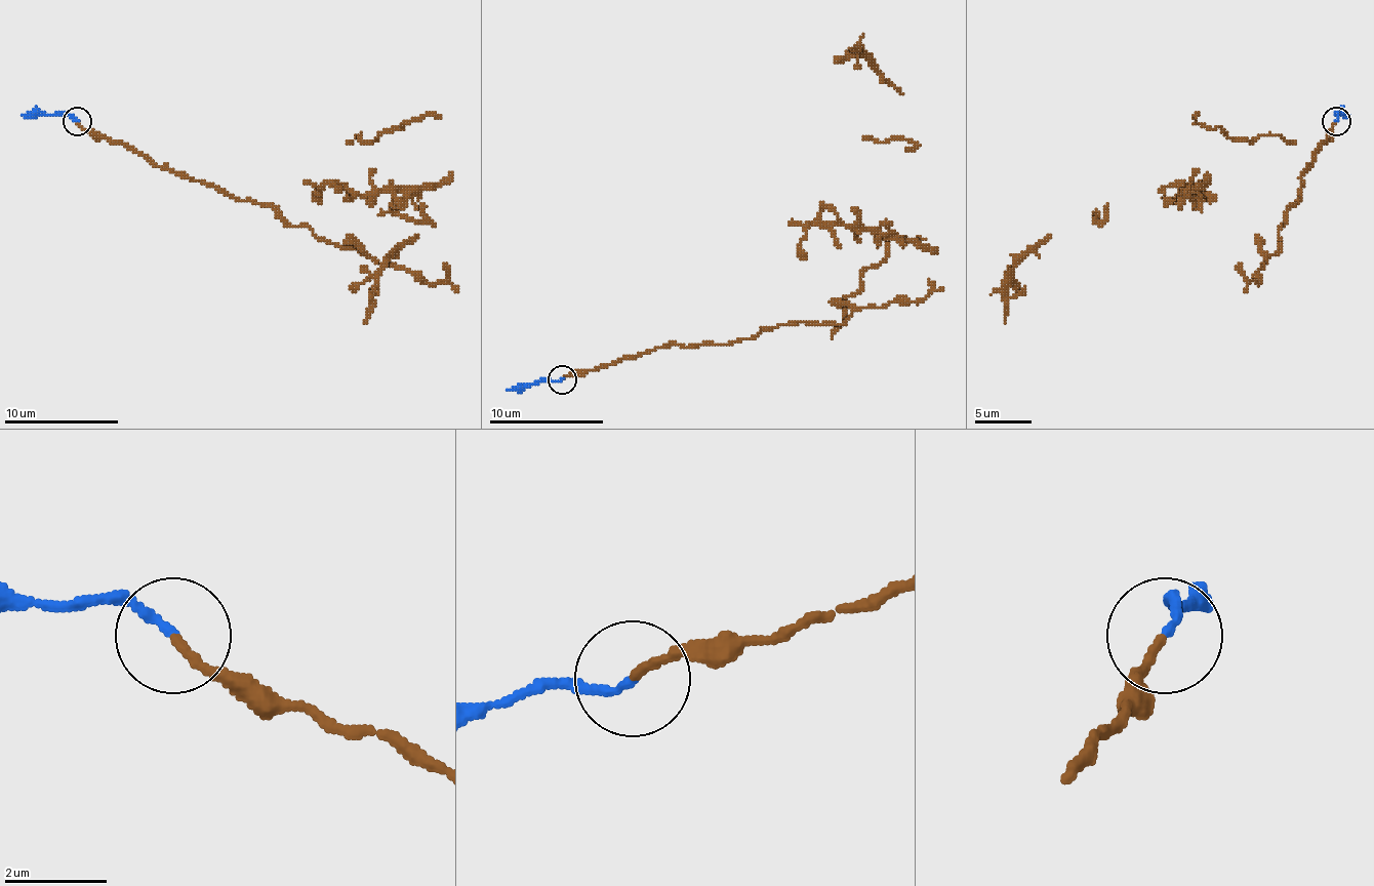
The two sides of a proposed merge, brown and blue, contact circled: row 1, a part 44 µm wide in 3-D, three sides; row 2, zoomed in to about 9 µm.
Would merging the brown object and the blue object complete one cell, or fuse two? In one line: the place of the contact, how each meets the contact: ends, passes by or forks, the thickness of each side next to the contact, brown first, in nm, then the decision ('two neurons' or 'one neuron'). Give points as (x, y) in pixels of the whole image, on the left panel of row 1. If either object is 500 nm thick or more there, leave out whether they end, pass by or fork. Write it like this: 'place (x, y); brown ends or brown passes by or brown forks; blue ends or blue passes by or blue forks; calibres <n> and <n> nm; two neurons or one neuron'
place (77, 121); brown ends; blue ends; calibres 170 and 160 nm; one neuron

